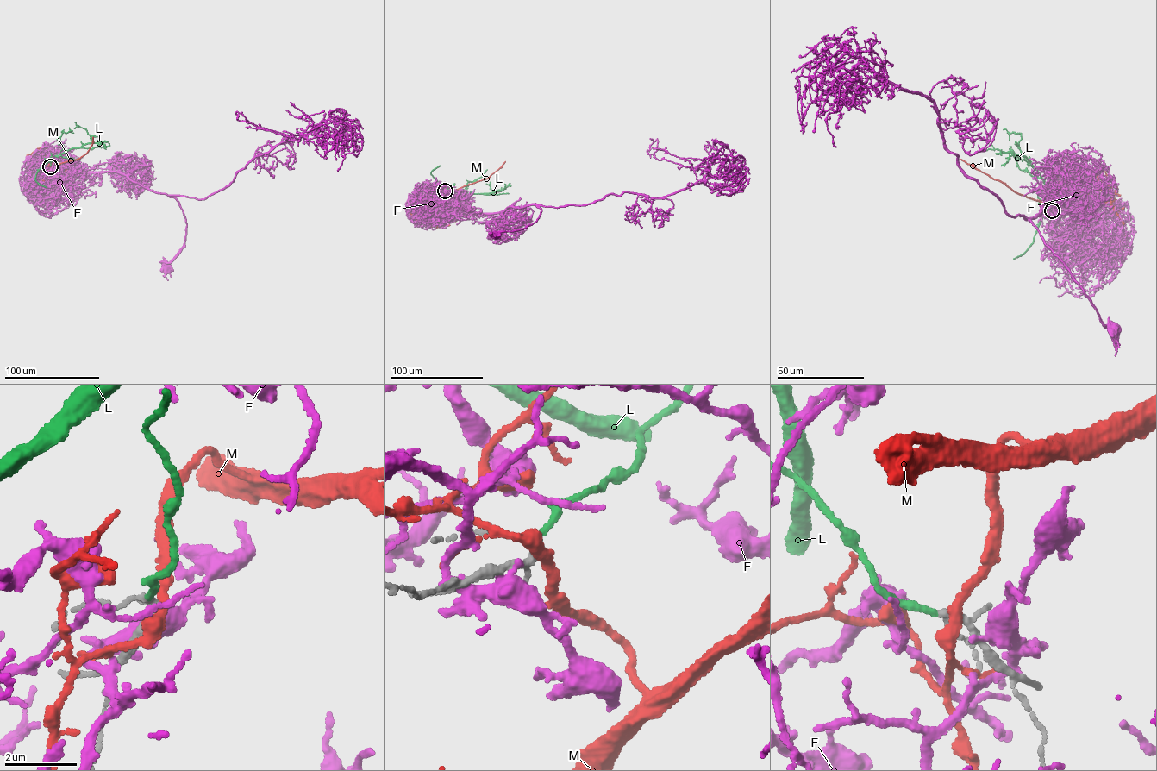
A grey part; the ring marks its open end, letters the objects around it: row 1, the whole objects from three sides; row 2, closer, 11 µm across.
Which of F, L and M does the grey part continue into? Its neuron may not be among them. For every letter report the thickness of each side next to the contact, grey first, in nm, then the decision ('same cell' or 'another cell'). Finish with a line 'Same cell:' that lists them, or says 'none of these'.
F: calibres 190 and 440 nm; another cell
L: calibres 140 and 180 nm; same cell
M: calibres 200 and 360 nm; another cell
Same cell: L

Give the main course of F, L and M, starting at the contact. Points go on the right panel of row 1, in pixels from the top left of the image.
F: (1054, 212), (1058, 232), (1077, 239), (1090, 231), (1078, 201), (1058, 189), (1039, 213), (1025, 217), (1113, 330)
L: (1052, 210), (1040, 203), (1037, 196), (1038, 192), (1044, 193), (1046, 184), (1019, 148), (1021, 134), (1003, 129)
M: (1053, 210), (1056, 202), (1044, 203), (1018, 194), (959, 159)

